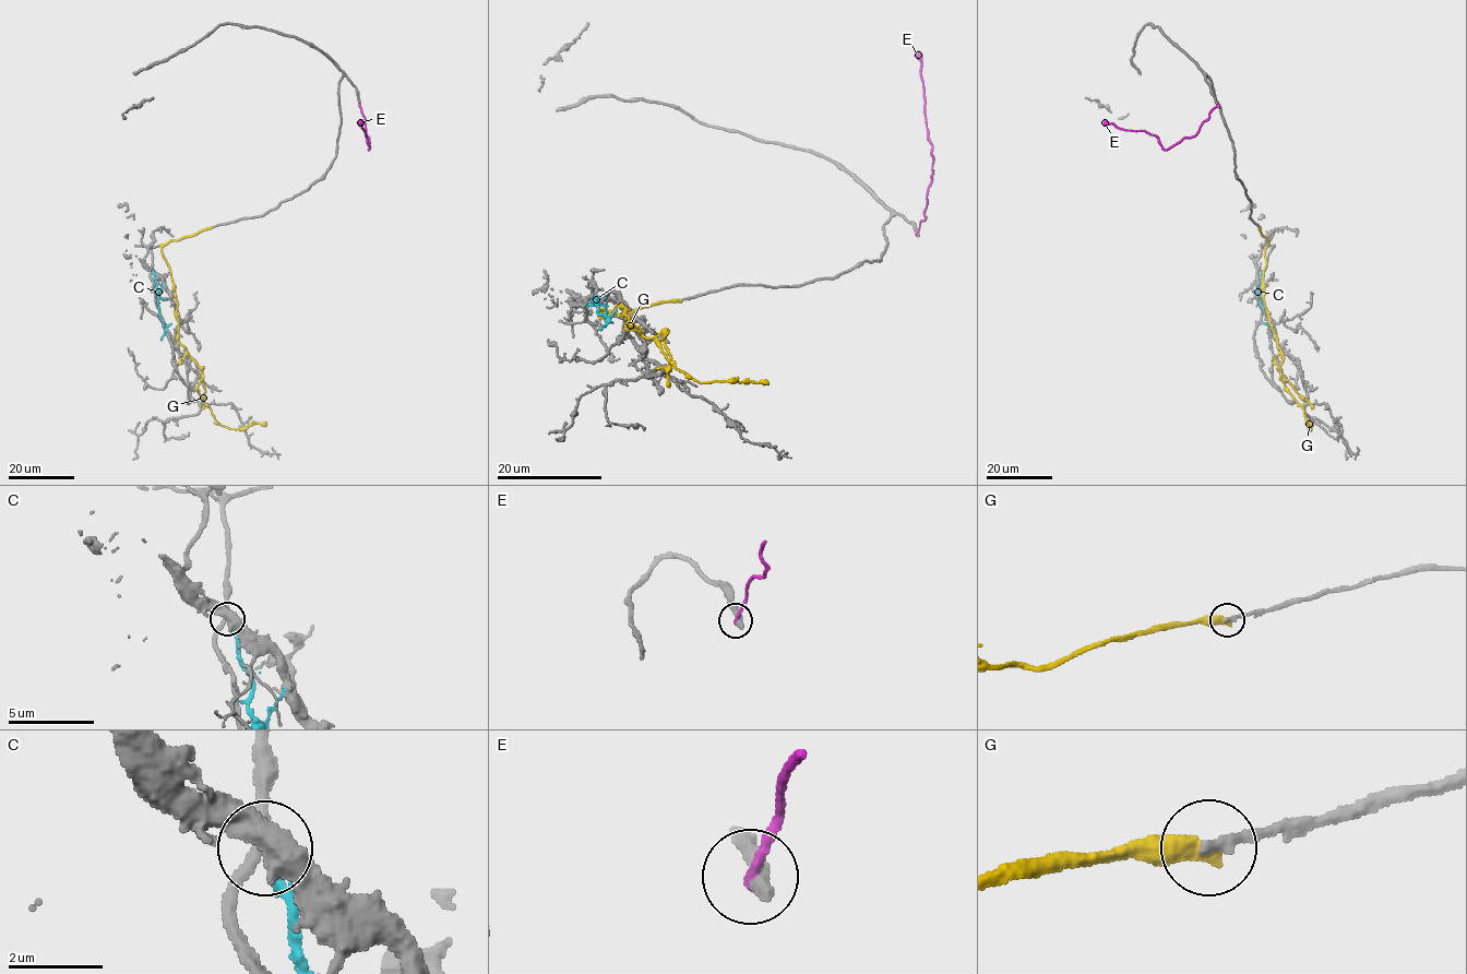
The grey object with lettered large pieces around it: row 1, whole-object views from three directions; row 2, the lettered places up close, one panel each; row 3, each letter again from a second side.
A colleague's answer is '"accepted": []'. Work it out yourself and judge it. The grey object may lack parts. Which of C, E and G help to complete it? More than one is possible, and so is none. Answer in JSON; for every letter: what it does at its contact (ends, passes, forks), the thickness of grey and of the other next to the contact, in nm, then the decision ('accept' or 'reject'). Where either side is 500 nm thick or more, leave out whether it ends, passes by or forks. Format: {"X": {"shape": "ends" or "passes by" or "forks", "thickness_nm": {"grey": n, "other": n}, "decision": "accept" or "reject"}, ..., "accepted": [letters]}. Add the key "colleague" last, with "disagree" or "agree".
{"C": {"shape": "ends", "thickness_nm": {"grey": 200, "other": 240}, "decision": "reject"}, "E": {"shape": "ends", "thickness_nm": {"grey": 360, "other": 200}, "decision": "reject"}, "G": {"shape": "ends", "thickness_nm": {"grey": 220, "other": 400}, "decision": "reject"}, "accepted": [], "colleague": "agree"}

